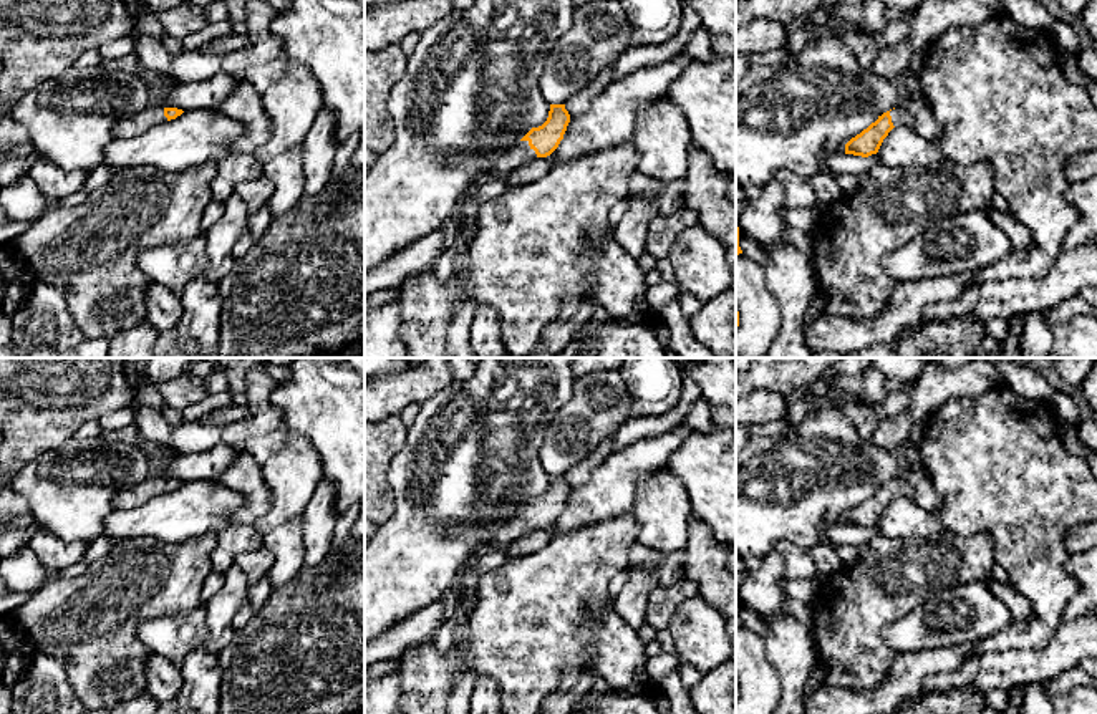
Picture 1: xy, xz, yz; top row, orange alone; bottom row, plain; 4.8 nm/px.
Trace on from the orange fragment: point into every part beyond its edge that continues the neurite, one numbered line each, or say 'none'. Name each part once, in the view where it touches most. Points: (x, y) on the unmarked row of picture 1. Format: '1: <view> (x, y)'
1: xz (502, 535)

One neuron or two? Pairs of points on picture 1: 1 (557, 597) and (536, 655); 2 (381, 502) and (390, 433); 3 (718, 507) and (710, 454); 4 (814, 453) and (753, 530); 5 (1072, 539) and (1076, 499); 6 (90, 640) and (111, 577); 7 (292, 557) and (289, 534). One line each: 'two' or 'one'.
1: one
2: one
3: one
4: one
5: two
6: one
7: one

